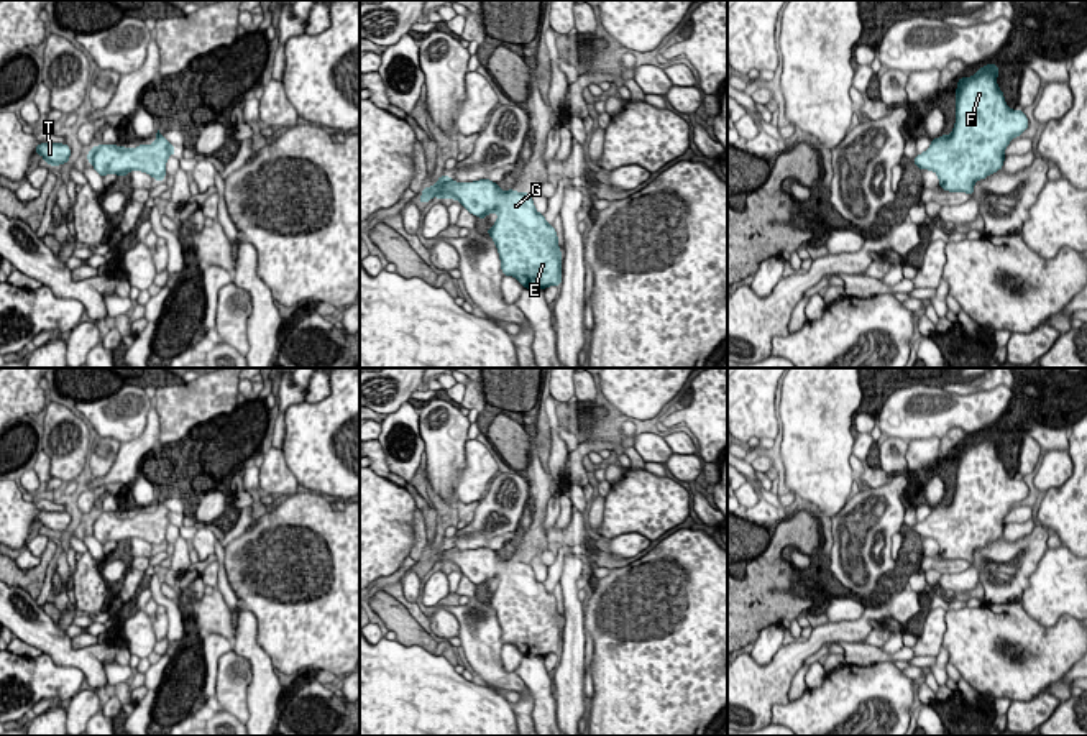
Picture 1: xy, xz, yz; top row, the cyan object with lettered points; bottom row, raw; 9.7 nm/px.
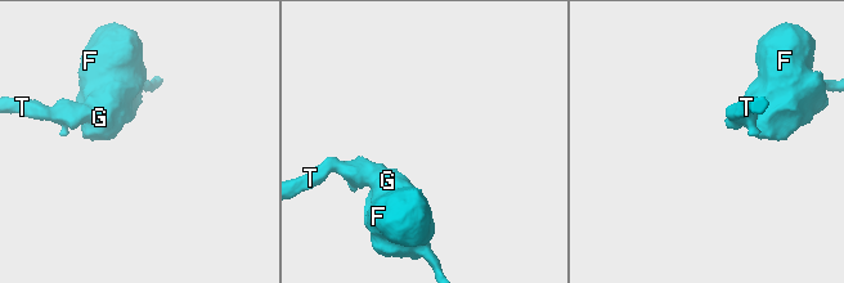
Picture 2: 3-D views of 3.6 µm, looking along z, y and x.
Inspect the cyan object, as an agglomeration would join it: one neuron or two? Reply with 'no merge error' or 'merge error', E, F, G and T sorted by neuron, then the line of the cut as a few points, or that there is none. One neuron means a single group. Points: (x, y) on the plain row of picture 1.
no merge error | E F G T | no cut

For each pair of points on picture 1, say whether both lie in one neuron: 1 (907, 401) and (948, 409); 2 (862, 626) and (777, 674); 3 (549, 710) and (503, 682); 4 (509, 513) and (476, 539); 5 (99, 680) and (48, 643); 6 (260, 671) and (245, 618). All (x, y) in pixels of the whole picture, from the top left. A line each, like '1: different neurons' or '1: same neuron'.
1: same neuron
2: same neuron
3: different neurons
4: same neuron
5: same neuron
6: same neuron

